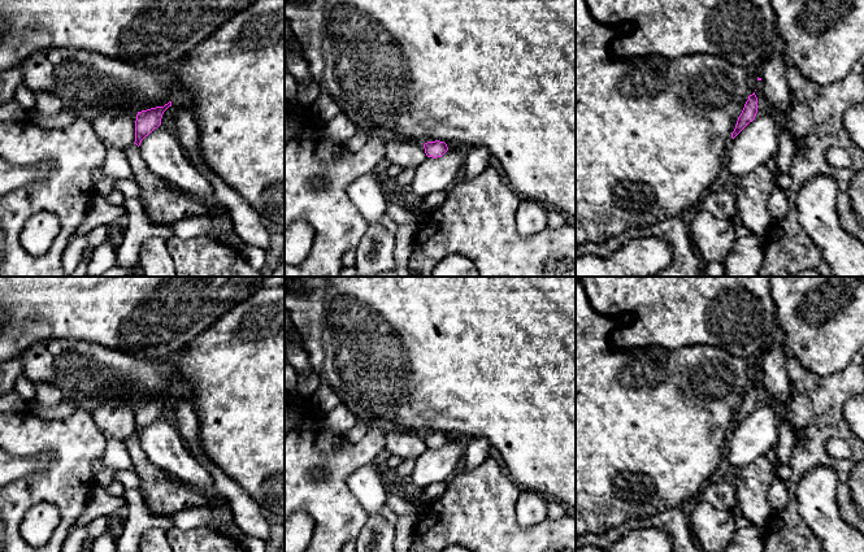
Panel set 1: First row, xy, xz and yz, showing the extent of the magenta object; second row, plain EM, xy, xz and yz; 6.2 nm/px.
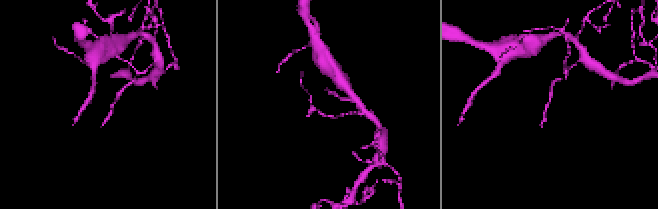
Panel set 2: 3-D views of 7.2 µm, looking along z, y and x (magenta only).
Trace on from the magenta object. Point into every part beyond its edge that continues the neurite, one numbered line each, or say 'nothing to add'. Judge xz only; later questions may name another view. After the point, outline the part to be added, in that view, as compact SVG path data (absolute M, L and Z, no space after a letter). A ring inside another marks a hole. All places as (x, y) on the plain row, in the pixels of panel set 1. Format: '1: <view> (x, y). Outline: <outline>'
nothing to add

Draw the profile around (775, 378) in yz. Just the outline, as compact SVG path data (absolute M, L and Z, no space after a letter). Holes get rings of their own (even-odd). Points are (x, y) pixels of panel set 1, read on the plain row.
M780 327L773 330L772 343L773 347L763 355L760 369L765 391L773 397L773 404L781 408L790 399L791 387L786 373L786 355L782 351L785 338Z

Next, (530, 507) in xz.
M522 490L516 501L516 520L521 527L531 527L547 520L550 499L531 490Z

